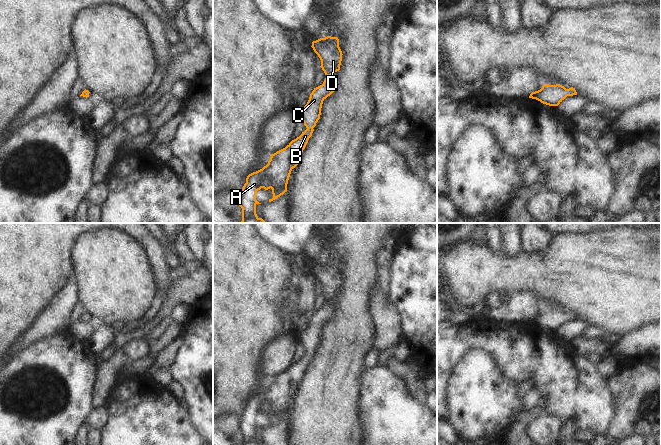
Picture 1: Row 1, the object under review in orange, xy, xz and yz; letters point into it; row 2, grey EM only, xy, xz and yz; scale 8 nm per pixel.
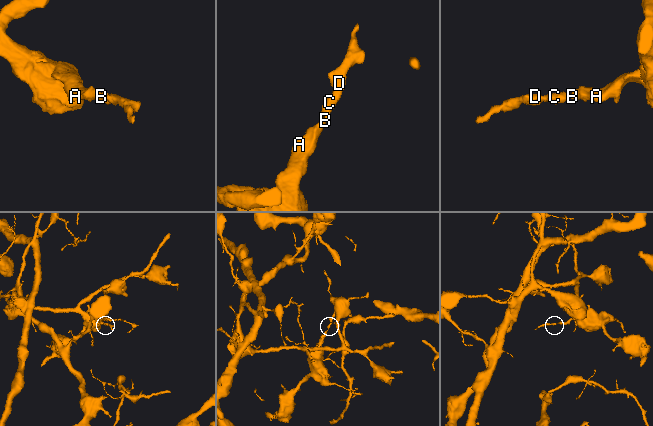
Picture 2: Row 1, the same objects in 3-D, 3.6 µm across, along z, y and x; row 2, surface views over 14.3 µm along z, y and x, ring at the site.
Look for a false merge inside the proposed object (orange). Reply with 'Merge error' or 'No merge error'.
No merge error

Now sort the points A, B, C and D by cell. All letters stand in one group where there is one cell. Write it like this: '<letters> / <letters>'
A B C D

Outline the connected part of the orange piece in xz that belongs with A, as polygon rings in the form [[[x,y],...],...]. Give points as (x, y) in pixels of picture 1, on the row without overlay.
[[[325,302],[322,309],[314,312],[310,318],[307,328],[300,332],[300,342],[302,343],[306,354],[296,363],[292,364],[285,372],[272,378],[268,388],[262,393],[249,398],[246,402],[246,407],[244,408],[242,415],[239,419],[239,430],[242,432],[242,445],[264,445],[259,442],[256,438],[256,429],[261,428],[256,424],[256,417],[261,412],[265,414],[272,413],[273,422],[269,423],[269,426],[277,423],[287,415],[287,408],[293,392],[298,389],[298,385],[305,373],[309,362],[312,360],[314,351],[320,343],[321,332],[323,325],[334,316],[335,307],[327,302]]]

